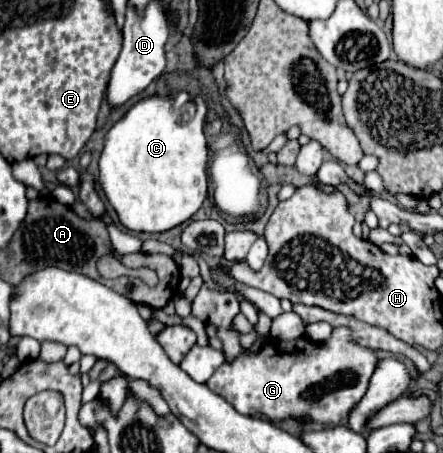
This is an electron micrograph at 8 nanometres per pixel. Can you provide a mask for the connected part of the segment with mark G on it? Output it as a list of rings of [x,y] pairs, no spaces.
[[[347,327],[333,329],[331,337],[325,343],[313,343],[309,339],[293,339],[293,341],[273,341],[277,351],[269,351],[269,341],[255,353],[239,353],[235,361],[225,361],[213,377],[207,381],[207,387],[229,401],[241,415],[255,415],[257,411],[267,415],[271,421],[295,419],[301,415],[309,415],[315,423],[337,425],[345,419],[351,409],[361,401],[363,393],[367,391],[371,373],[379,363],[377,353],[371,347],[359,345]]]

